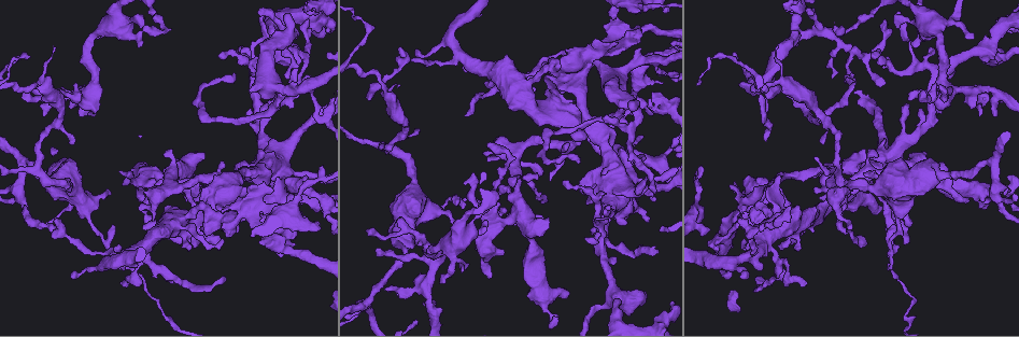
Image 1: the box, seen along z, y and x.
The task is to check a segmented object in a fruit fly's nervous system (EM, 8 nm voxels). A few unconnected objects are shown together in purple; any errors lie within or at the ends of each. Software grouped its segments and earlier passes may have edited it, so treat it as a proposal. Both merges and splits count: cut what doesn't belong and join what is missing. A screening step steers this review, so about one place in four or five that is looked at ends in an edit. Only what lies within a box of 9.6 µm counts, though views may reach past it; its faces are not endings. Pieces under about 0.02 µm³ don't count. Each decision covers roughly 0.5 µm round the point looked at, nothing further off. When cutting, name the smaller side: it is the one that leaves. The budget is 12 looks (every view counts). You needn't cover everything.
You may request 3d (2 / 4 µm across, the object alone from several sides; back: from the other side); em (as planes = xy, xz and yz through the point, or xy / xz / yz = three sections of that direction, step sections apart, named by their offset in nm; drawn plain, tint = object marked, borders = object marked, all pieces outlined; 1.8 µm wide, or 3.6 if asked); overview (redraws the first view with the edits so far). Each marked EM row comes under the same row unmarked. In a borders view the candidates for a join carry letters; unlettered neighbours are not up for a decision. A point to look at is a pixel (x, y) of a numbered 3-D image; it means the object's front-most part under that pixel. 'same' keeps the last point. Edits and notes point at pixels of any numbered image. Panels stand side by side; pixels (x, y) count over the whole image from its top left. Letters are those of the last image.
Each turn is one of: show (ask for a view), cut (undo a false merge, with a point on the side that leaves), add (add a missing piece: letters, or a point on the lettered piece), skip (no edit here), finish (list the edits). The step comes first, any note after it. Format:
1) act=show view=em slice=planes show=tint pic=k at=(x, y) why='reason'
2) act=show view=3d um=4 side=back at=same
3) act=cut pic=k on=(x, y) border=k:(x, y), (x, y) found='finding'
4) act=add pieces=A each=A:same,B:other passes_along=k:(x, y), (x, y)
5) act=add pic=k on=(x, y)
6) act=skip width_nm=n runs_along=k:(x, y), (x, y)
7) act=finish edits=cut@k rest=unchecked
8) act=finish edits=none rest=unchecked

act=show view=3d um=2 pic=1 at=(746, 208) why='touches itself'

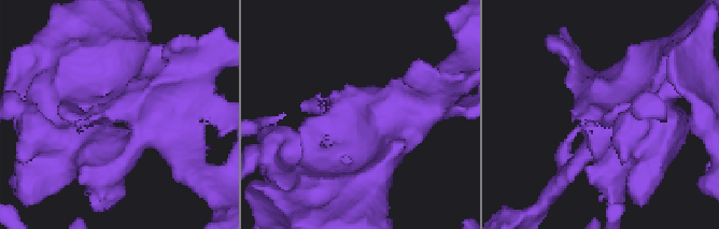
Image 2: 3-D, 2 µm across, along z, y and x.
act=show view=em slice=yz step=8 show=tint pic=2 at=(384, 121) why='shape alone is not enough'

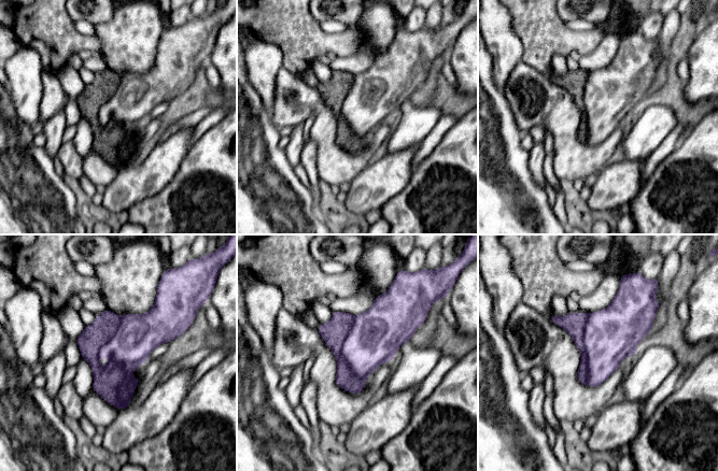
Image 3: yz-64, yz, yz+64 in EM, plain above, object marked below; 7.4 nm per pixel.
act=show view=em slice=yz step=8 show=borders at=same why='what lies round it'

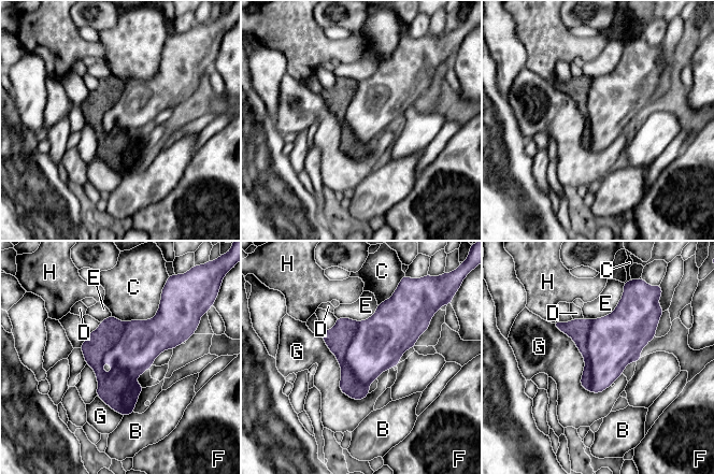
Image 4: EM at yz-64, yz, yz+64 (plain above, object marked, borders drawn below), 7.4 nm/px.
act=skip width_nm=420 longest_contact=G:650nm each=B:other,C:other,D:other,E:other,F:other,G:other,H:other found='one neuron here'

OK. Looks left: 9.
act=show view=em slice=planes show=tint pic=1 at=(275, 169) why='abrupt turn'

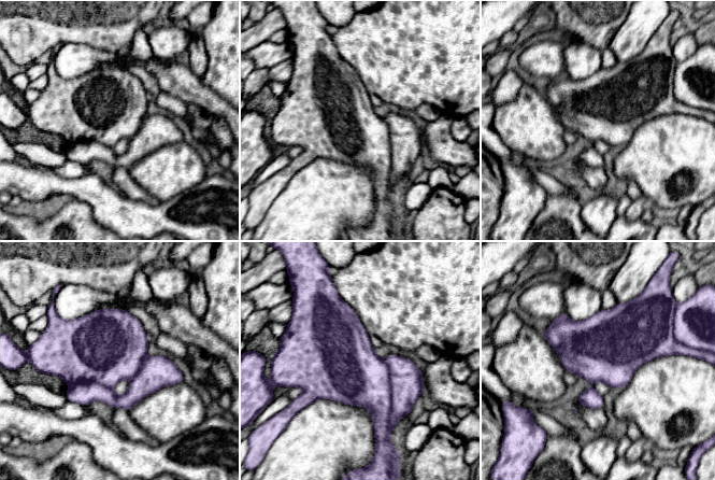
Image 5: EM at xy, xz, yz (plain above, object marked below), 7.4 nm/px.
act=show view=em slice=planes show=borders at=same

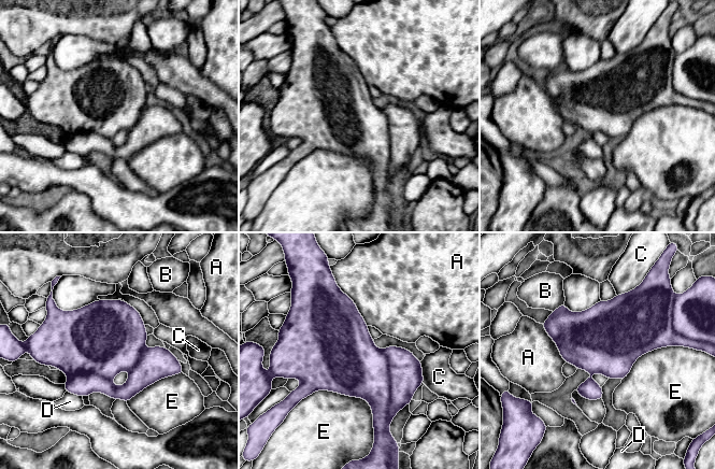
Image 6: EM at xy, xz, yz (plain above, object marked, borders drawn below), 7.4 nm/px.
act=skip each=A:other,B:other,C:other,D:other,E:other border=6:(335, 282), (354, 302), (368, 325) found='one neuron here'

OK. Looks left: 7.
act=show view=em slice=planes show=borders pic=1 at=(545, 155) why='abrupt turn'

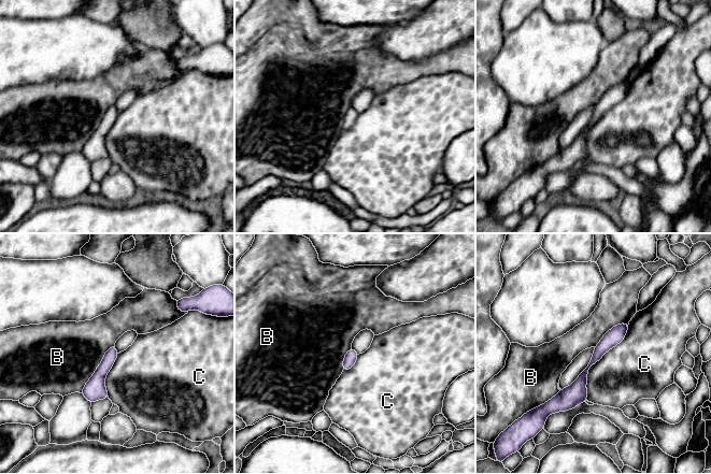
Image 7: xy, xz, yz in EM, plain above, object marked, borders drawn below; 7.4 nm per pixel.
act=skip each=B:other,C:other border=7:(629, 324), (587, 373), (586, 400) found='continuous, no second neuron'

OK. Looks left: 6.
act=show view=em slice=xz step=4 show=tint pic=1 at=(988, 47) why='sudden change in width'

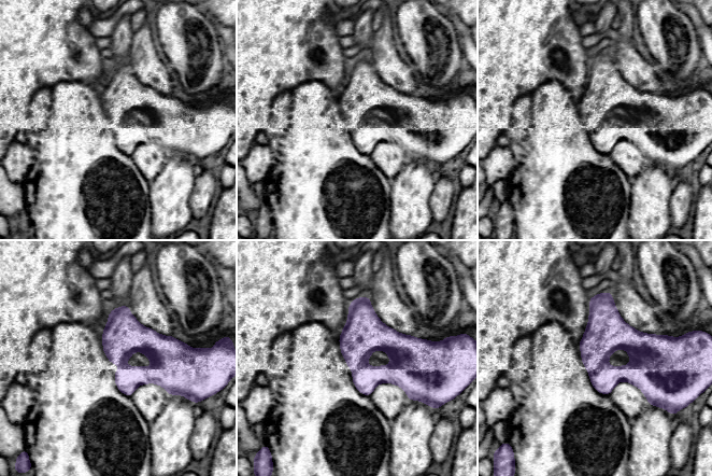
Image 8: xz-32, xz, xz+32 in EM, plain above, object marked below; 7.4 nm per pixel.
act=show view=em slice=planes show=tint at=same

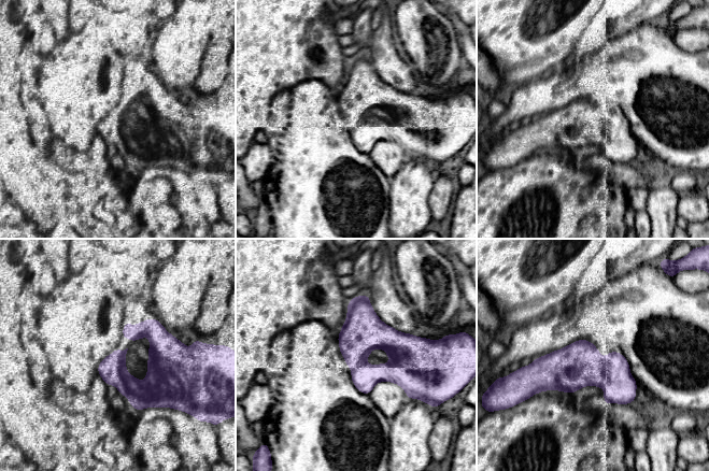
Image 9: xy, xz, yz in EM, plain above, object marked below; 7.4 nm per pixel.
act=show view=em slice=planes show=borders at=same

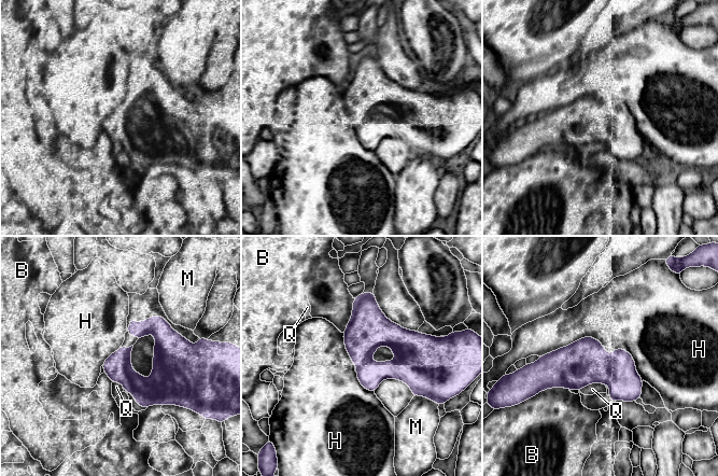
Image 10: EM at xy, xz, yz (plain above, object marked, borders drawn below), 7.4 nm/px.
act=skip longest_contact=H:480nm each=B:other,H:other,M:other,Q:other border=10:(603, 345), (585, 336), (539, 356) found='one neuron here'

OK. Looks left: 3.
act=show view=em slice=planes show=tint pic=1 at=(974, 91) why='a fork'

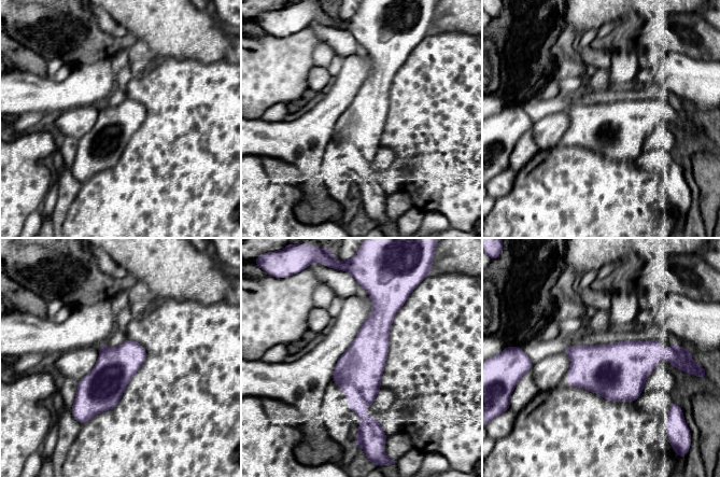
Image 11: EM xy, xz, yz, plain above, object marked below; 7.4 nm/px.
act=show view=em slice=planes show=borders at=same

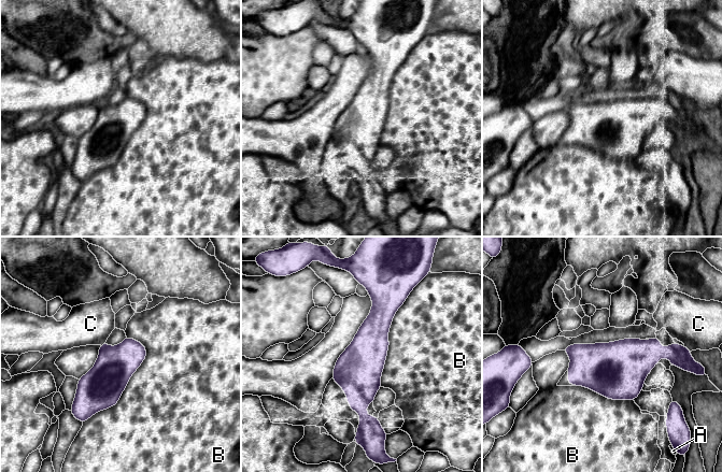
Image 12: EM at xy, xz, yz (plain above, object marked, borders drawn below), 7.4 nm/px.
act=skip width_nm=280 each=A:other,B:other,C:other found='one neuron here'

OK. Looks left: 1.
act=finish edits=none rest=unchecked

